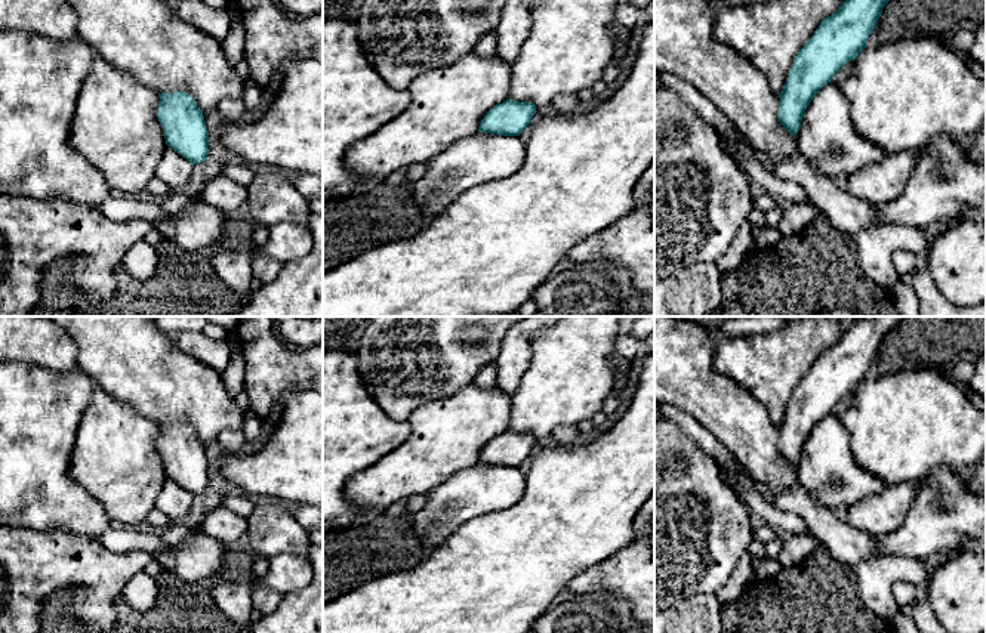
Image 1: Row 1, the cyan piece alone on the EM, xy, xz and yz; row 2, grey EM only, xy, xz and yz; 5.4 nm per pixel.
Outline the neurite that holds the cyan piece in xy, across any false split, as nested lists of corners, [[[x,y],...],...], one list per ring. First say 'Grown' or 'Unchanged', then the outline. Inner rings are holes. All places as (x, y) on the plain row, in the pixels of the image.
Unchanged. [[[185,423],[158,424],[158,453],[169,479],[185,488],[192,497],[207,490],[209,464],[203,442]]]

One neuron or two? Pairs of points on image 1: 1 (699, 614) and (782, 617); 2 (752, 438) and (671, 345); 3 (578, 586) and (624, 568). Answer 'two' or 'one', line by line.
1: two
2: one
3: one

